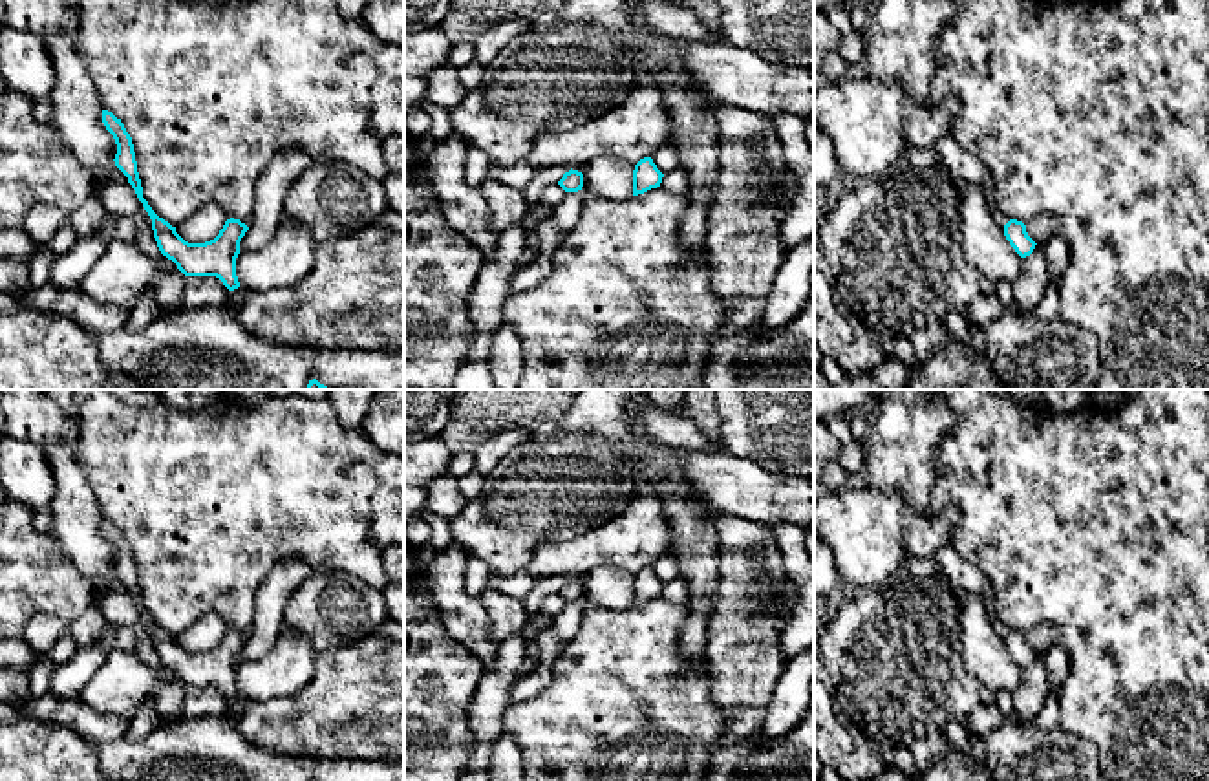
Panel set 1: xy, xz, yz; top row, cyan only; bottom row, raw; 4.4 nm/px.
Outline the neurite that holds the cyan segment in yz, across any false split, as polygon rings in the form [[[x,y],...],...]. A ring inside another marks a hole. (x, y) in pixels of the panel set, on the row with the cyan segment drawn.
[[[1010,219],[1006,225],[1004,225],[1004,236],[1006,240],[1010,241],[1010,245],[1015,249],[1015,252],[1021,256],[1021,258],[1026,258],[1033,252],[1035,249],[1035,241],[1028,236],[1026,232],[1026,225],[1022,221],[1017,221],[1017,219]]]

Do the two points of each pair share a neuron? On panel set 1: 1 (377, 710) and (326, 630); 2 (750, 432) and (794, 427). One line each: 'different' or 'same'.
1: different
2: same

